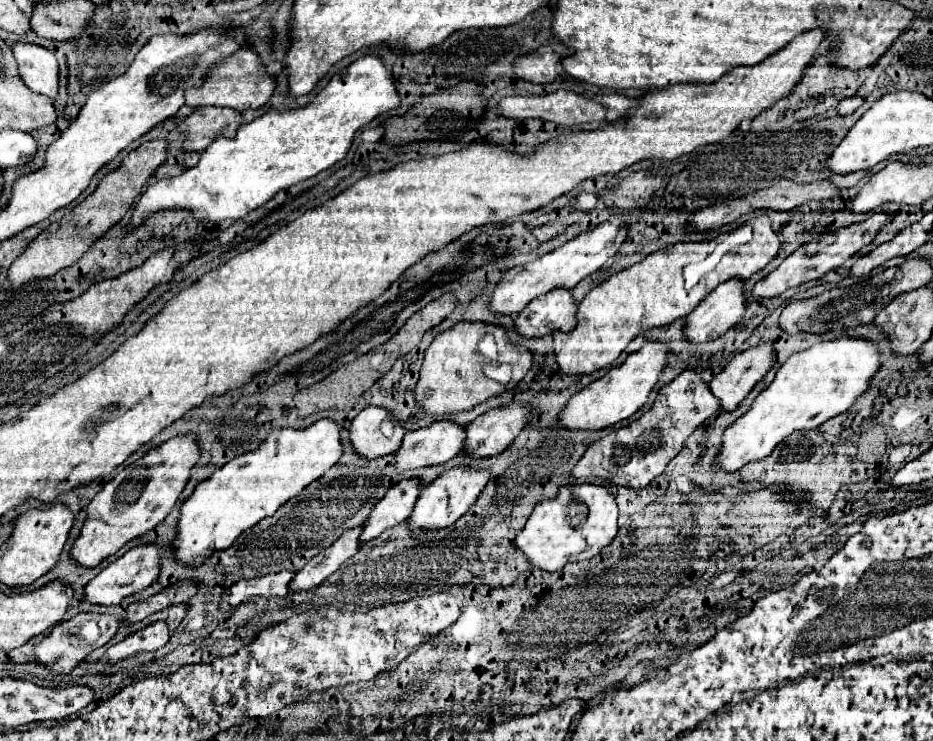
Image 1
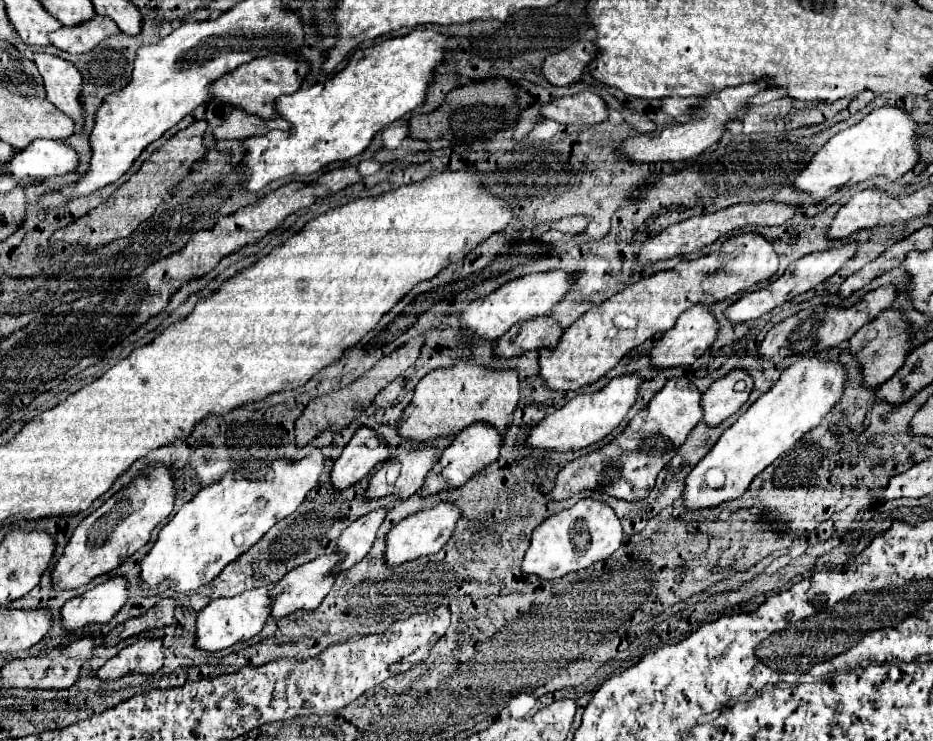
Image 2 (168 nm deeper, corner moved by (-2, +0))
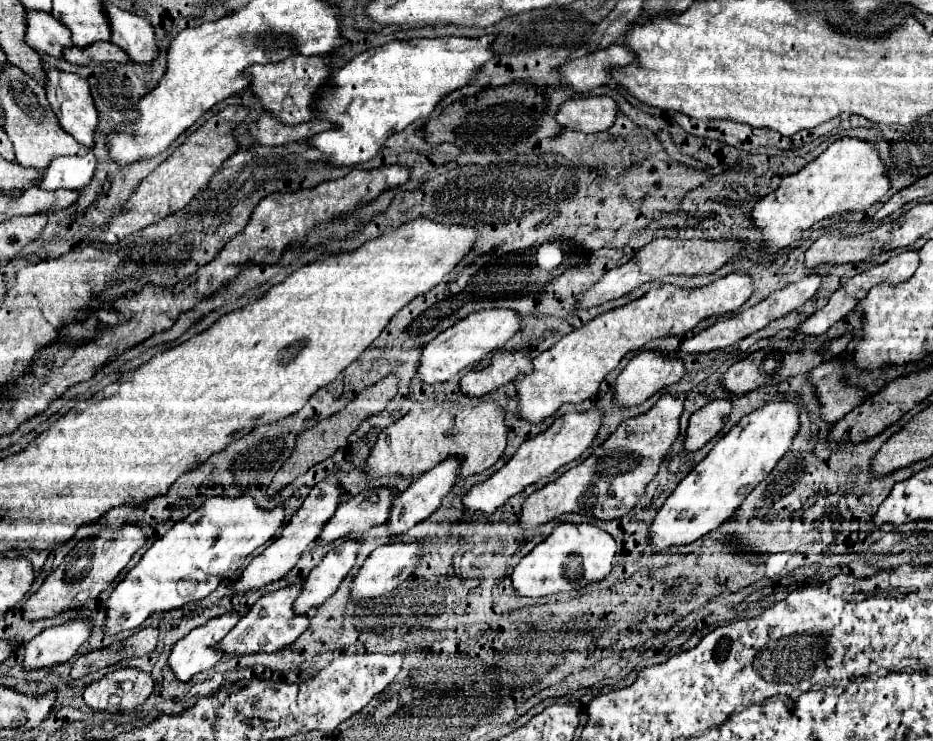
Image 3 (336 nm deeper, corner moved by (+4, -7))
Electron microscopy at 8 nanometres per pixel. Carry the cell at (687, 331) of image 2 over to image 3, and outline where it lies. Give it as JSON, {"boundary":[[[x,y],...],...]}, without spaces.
{"boundary":[[[638,352],[614,380],[616,404],[632,408],[646,402],[658,390],[676,384],[686,374],[682,360],[664,358],[660,352]]]}

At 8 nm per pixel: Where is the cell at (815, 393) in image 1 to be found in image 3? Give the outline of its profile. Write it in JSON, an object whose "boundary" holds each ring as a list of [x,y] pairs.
{"boundary":[[[776,400],[744,416],[722,436],[708,456],[676,486],[652,520],[646,554],[666,552],[670,546],[690,544],[726,522],[740,508],[744,498],[772,472],[790,448],[798,432],[798,404]]]}

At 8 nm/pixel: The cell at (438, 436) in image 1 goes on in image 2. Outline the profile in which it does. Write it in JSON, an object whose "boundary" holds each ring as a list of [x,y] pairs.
{"boundary":[[[426,445],[400,451],[372,475],[366,497],[376,499],[384,495],[398,495],[400,499],[406,499],[414,495],[424,487],[424,479],[440,459],[442,451],[444,449]]]}

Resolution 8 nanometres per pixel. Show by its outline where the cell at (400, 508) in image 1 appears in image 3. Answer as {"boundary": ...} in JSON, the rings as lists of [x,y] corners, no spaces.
{"boundary":[[[346,540],[344,544],[340,544],[336,550],[328,552],[320,560],[320,564],[304,580],[302,592],[294,600],[296,616],[306,616],[310,610],[322,606],[334,594],[334,590],[338,590],[344,576],[356,564],[358,548],[360,548],[360,542]]]}

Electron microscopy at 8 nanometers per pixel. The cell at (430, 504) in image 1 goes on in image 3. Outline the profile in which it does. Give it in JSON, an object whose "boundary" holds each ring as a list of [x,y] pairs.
{"boundary":[[[384,544],[384,546],[378,546],[364,560],[358,574],[354,576],[354,582],[352,582],[352,588],[350,588],[352,598],[356,602],[364,602],[364,600],[370,600],[370,598],[384,596],[384,594],[392,592],[400,582],[404,582],[414,572],[416,564],[422,558],[420,550],[422,550],[422,544]]]}

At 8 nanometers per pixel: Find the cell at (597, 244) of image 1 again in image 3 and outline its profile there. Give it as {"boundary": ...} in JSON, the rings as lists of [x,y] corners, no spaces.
{"boundary":[[[480,310],[470,314],[468,318],[456,322],[442,334],[438,334],[432,342],[428,342],[420,352],[418,364],[418,378],[426,384],[446,382],[456,376],[462,368],[480,362],[486,354],[502,346],[510,336],[518,330],[518,316],[510,310]]]}

